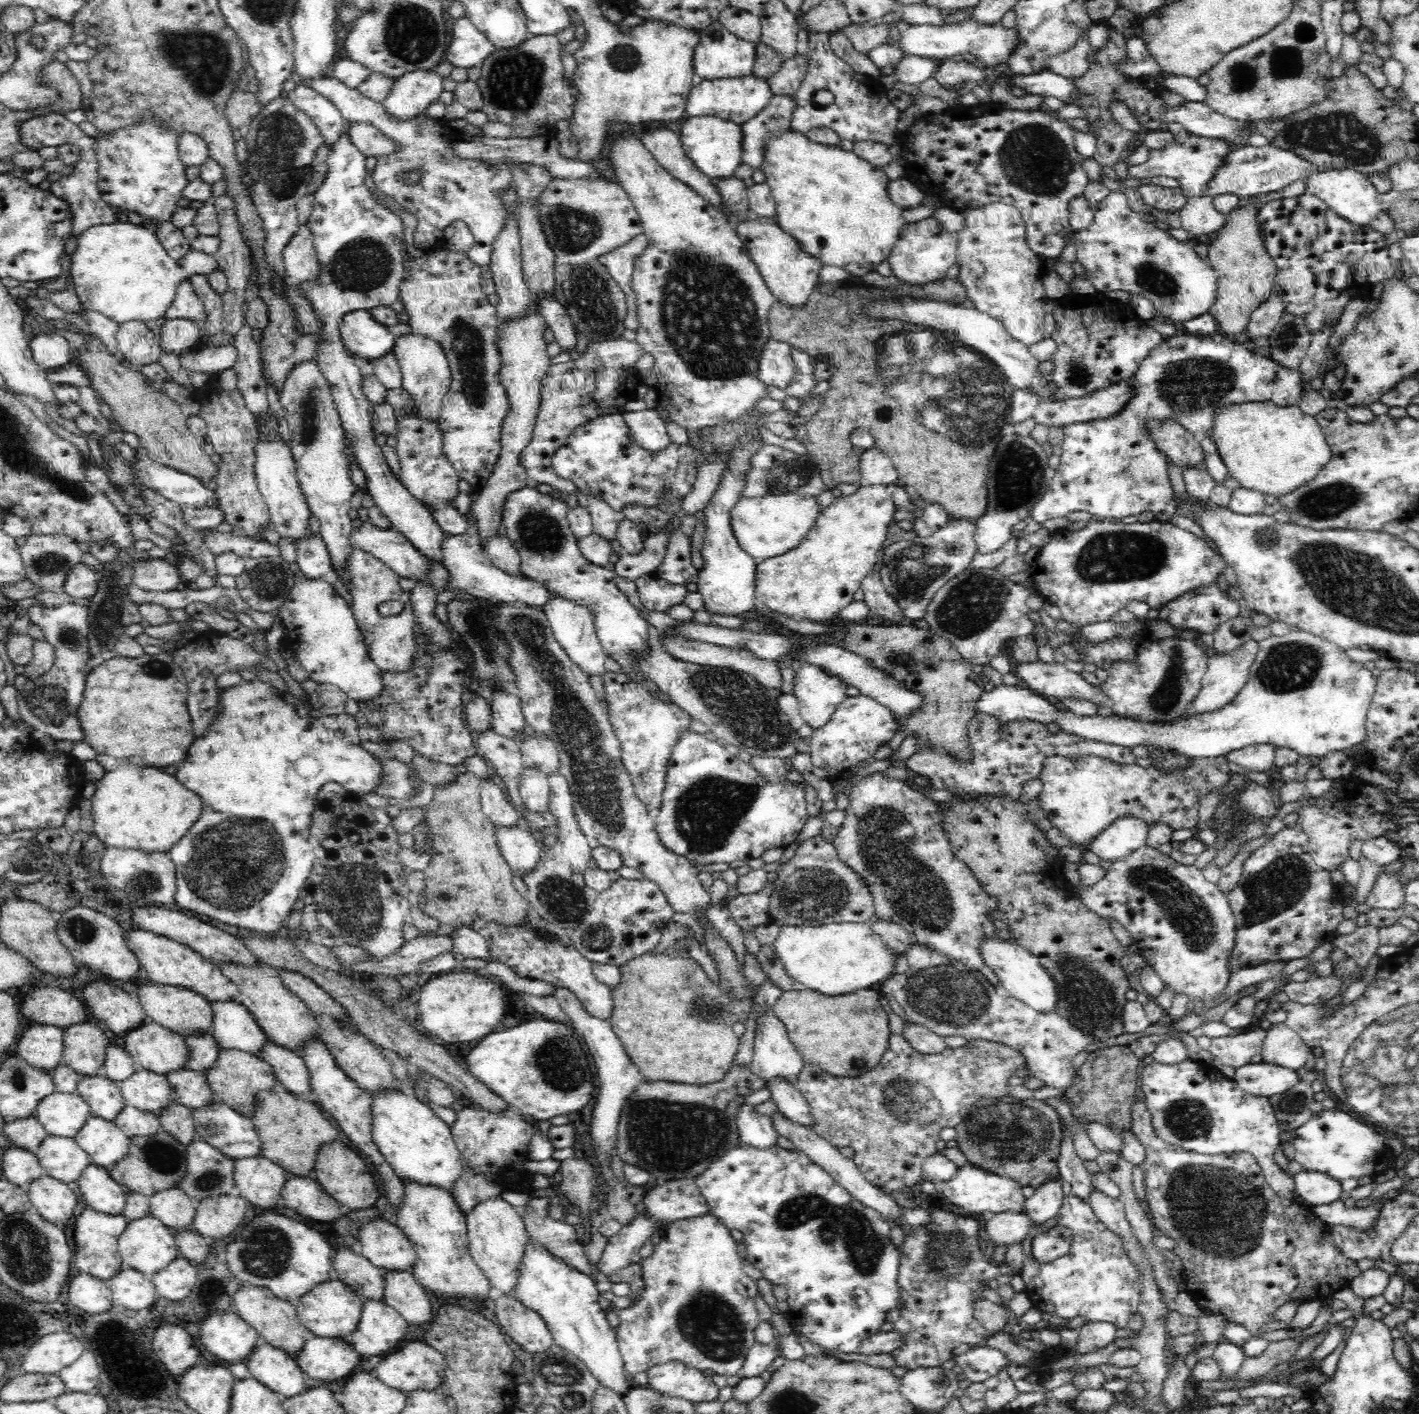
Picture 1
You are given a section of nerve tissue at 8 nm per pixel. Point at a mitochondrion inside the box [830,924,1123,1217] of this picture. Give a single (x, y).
(950, 996)

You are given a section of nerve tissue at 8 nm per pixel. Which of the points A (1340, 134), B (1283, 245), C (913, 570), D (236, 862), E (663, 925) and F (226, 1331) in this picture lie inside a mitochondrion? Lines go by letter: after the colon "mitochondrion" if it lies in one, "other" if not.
A: mitochondrion
B: other
C: mitochondrion
D: mitochondrion
E: other
F: other

